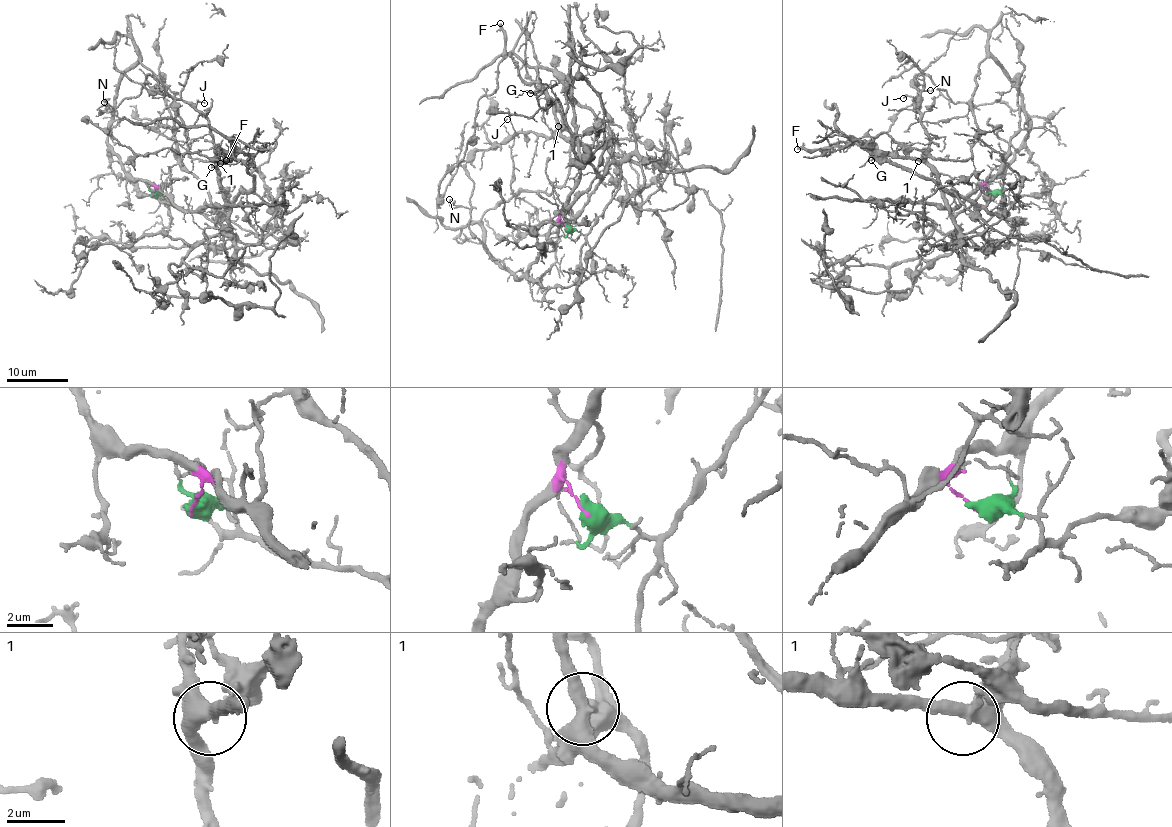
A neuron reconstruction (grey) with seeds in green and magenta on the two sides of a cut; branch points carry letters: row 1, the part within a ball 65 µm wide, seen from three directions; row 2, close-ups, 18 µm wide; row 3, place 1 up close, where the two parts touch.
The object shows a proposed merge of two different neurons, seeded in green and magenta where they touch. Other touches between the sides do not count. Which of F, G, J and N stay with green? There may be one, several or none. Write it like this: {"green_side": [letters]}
{"green_side": ["F", "G", "J"]}

